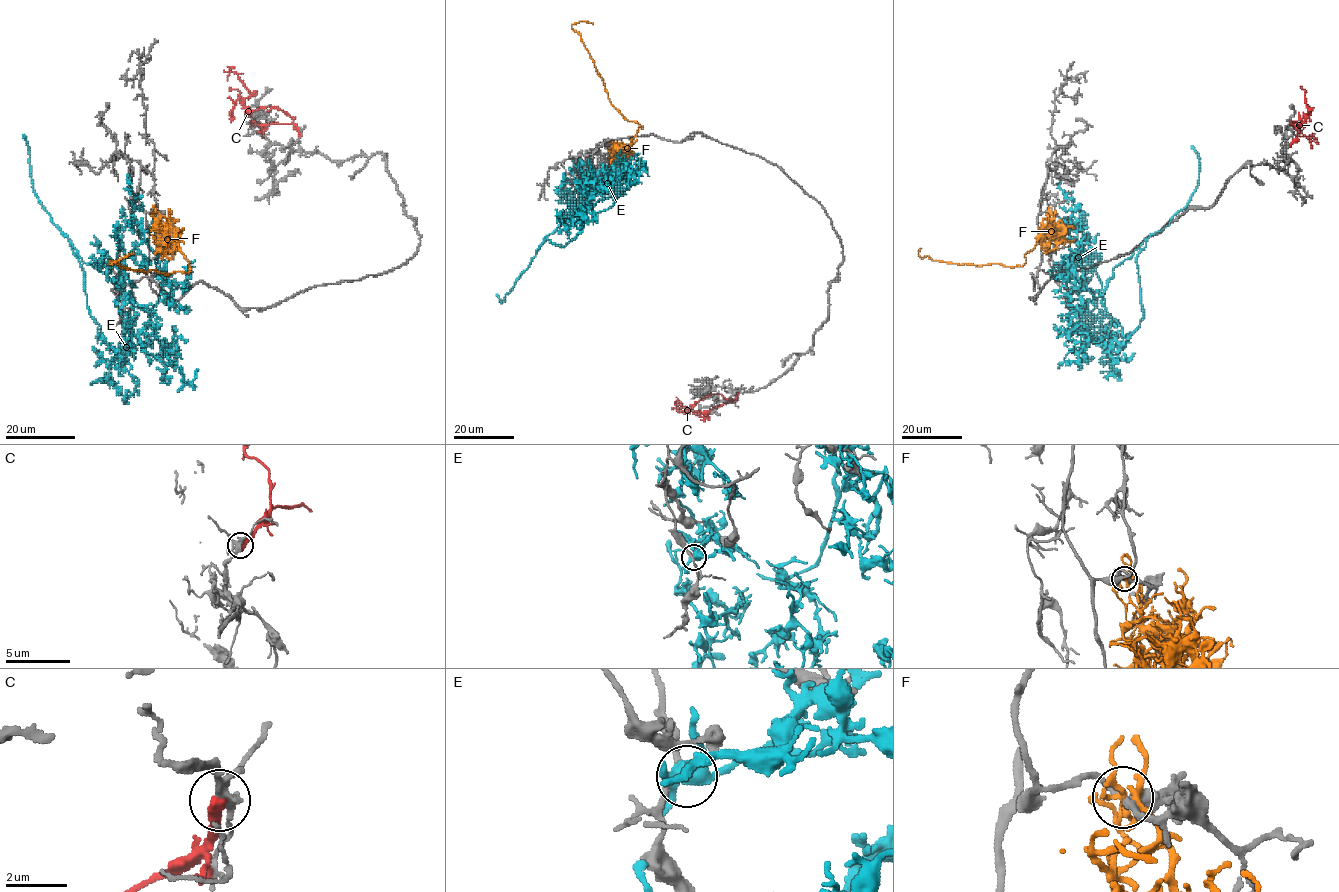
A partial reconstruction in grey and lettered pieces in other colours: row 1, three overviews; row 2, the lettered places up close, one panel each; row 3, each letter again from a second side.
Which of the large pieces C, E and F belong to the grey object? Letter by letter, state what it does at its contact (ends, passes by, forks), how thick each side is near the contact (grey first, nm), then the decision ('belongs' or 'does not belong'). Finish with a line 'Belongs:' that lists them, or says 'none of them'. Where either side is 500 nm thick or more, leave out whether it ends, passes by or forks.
C: it ends | 300/460 nm | does not belong
E: it forks | 170/400 nm | does not belong
F: it forks | 240/160 nm | does not belong
Belongs: none of them

